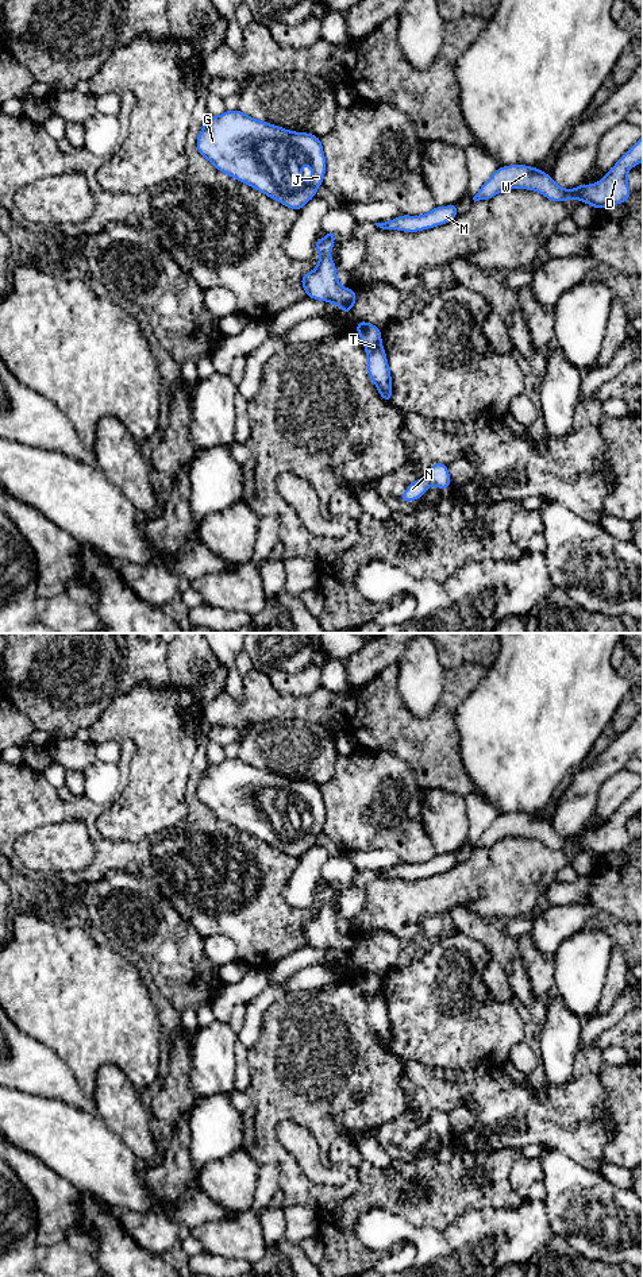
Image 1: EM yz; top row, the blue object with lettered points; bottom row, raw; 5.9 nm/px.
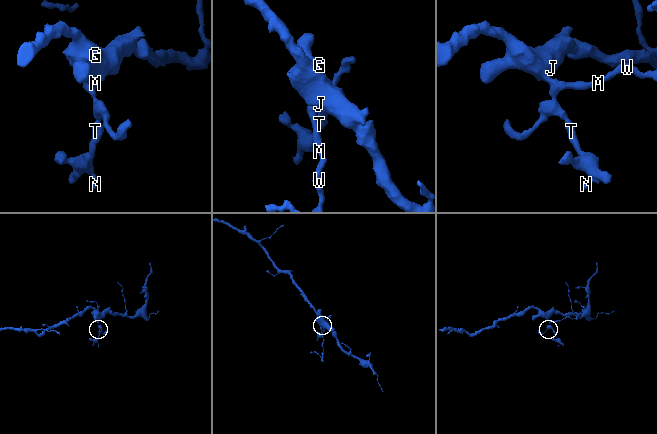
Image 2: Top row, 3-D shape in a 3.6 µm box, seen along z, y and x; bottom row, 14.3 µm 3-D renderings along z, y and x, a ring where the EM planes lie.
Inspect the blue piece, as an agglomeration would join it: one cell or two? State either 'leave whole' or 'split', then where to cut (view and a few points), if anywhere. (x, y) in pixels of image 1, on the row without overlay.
leave whole; cut none

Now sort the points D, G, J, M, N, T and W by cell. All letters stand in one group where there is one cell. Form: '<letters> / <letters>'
D G J M N T W

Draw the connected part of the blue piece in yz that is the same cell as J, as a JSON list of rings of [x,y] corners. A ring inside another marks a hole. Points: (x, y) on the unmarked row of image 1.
[[[240,759],[207,764],[197,799],[217,818],[296,859],[315,845],[326,821],[317,784],[288,779]],[[305,811],[313,821],[309,830],[301,825]]]

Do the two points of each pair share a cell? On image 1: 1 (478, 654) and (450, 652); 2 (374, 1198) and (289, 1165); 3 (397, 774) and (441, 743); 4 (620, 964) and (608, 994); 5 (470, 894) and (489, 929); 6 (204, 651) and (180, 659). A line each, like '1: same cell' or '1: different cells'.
1: same cell
2: different cells
3: different cells
4: same cell
5: different cells
6: same cell

